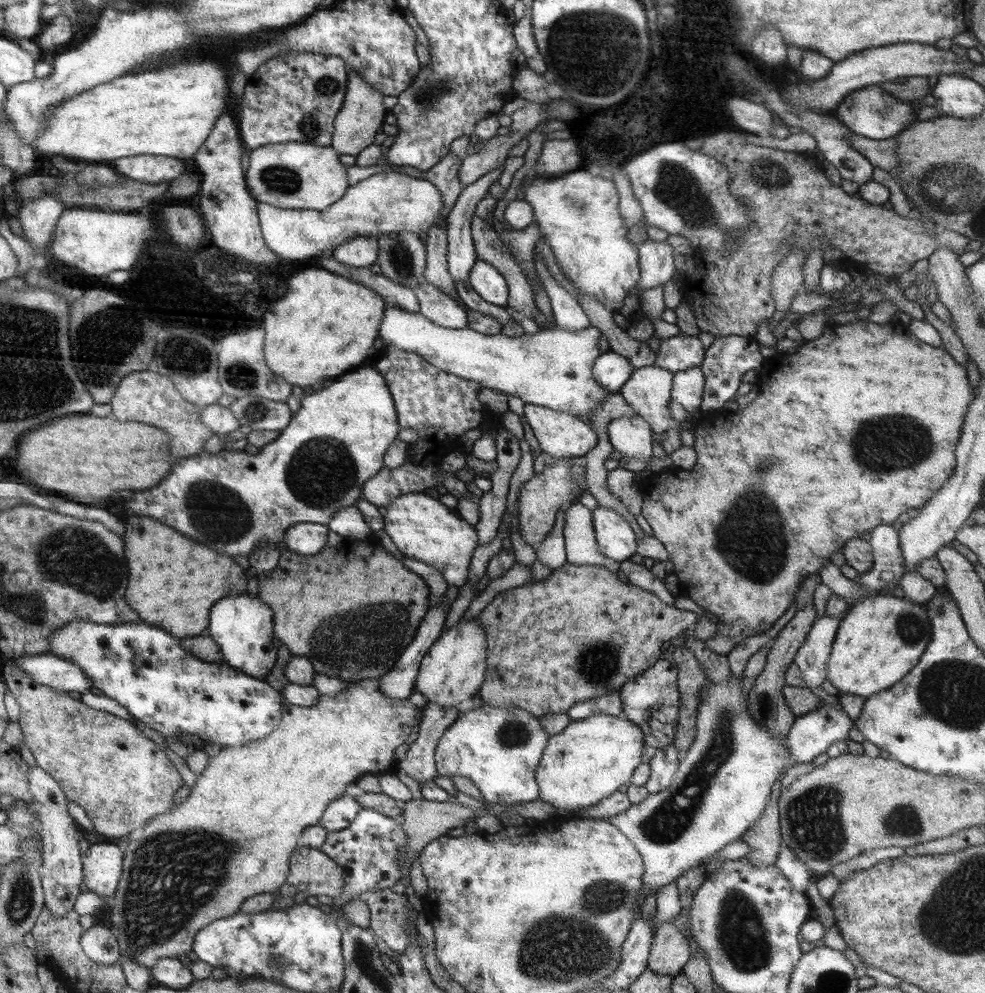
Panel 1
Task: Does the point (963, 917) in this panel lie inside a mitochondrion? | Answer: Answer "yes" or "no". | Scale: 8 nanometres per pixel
yes

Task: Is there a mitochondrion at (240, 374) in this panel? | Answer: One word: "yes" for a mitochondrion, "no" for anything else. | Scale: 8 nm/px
yes

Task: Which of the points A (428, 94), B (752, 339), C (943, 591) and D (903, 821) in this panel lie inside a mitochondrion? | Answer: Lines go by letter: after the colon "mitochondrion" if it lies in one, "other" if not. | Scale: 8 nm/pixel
A: mitochondrion
B: other
C: other
D: mitochondrion

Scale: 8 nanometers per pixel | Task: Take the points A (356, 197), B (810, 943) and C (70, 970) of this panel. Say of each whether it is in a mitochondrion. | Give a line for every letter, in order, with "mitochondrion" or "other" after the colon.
A: other
B: other
C: other

